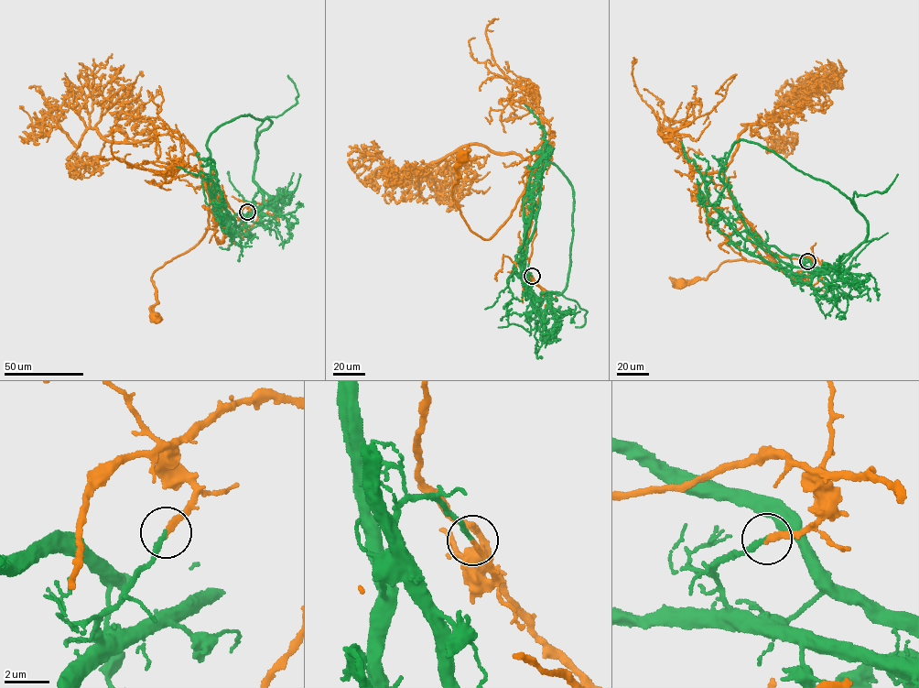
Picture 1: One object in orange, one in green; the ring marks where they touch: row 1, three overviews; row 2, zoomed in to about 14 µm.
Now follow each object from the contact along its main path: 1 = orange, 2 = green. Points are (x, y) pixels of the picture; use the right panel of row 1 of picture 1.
1: (808, 261), (809, 256), (768, 250), (731, 194), (755, 239), (776, 263), (727, 260), (706, 278), (682, 283)
2: (808, 261), (804, 267), (785, 264), (753, 239), (719, 177), (719, 169), (736, 142), (742, 139), (771, 150)

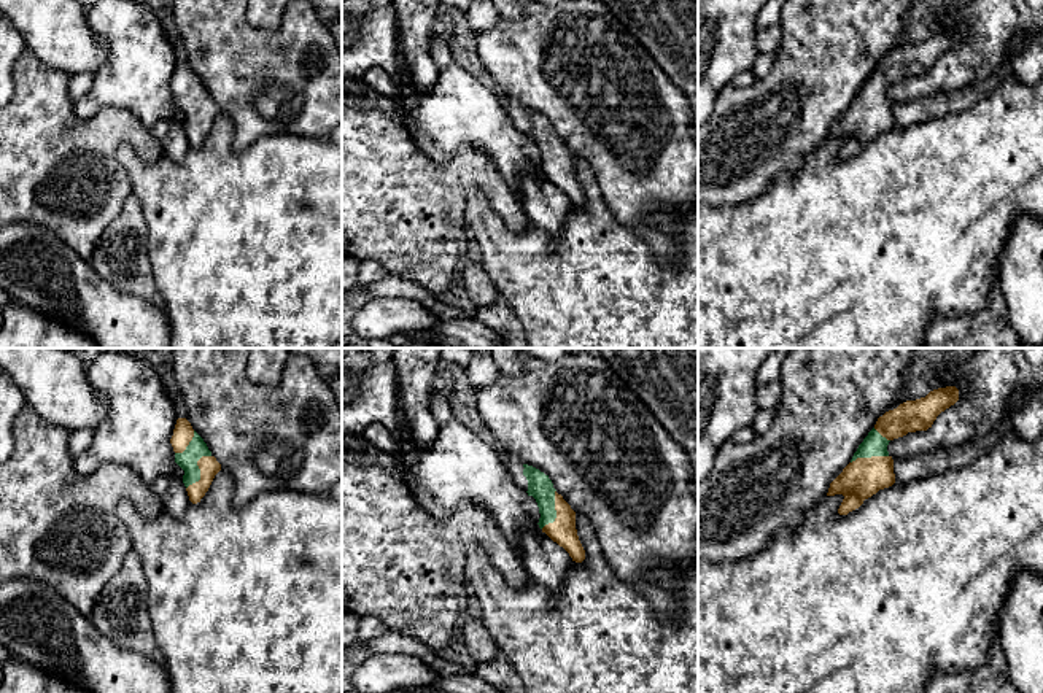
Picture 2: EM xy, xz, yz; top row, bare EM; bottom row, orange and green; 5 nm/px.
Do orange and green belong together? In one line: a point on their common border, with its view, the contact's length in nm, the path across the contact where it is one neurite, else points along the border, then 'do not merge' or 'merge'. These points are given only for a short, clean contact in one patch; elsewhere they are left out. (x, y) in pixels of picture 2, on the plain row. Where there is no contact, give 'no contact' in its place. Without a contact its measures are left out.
xy (201, 115) | 220 nm | do not merge

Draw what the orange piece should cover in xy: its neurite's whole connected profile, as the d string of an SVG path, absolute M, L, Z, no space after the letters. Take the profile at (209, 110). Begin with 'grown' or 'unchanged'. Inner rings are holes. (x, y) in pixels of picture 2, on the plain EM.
unchanged; M202 100L197 105L197 110L200 113L200 124L186 132L189 145L192 148L200 146L200 143L208 135L215 119L221 114L221 108L216 105L215 100Z

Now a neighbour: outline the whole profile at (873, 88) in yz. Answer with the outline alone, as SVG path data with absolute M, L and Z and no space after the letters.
M874 72L868 76L863 86L859 89L854 97L852 105L857 102L871 102L871 100L889 100L887 89L890 84L882 81Z

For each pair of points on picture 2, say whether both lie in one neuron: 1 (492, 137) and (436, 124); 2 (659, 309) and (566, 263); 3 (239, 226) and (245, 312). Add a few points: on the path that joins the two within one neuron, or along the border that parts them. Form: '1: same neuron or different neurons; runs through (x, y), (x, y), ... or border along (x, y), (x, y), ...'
1: same neuron; runs through (477, 124), (450, 124)
2: same neuron; runs through (636, 309), (612, 309), (589, 285)
3: same neuron; runs through (239, 247), (247, 266), (247, 291)

